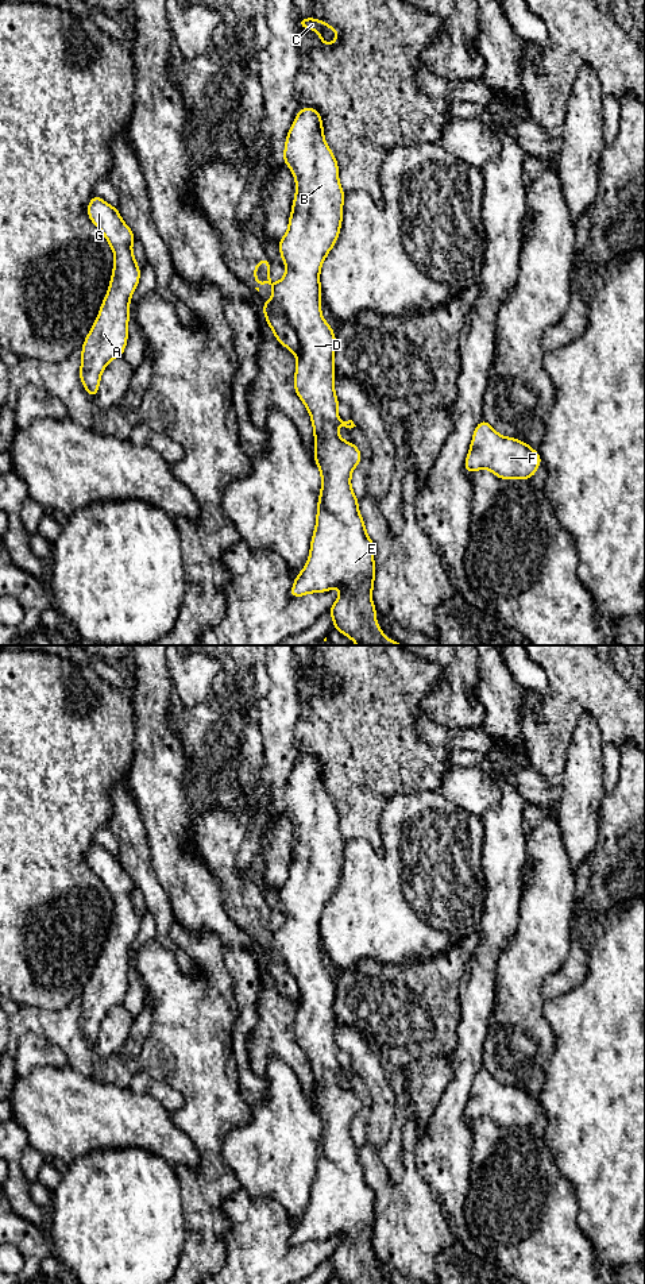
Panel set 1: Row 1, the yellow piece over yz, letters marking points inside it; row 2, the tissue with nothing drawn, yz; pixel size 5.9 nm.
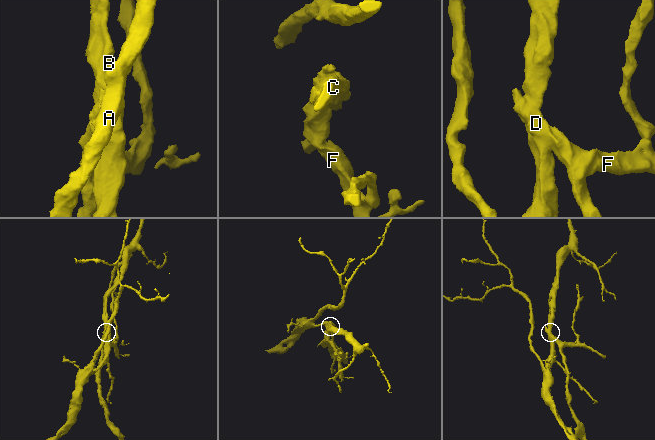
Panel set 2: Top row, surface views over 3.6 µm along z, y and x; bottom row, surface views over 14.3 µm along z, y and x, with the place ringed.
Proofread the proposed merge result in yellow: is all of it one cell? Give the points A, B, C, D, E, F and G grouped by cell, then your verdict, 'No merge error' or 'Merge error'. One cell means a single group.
Groups: A B C D E G / F. Merge error

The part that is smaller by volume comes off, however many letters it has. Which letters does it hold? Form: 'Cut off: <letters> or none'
Cut off: F

